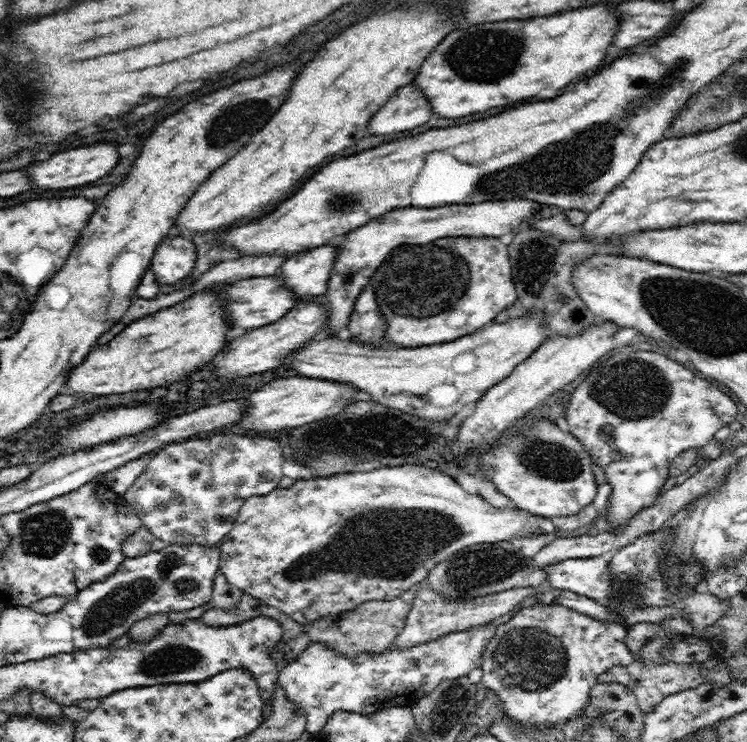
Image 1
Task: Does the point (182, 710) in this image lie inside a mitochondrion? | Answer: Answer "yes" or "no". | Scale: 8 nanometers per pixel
no

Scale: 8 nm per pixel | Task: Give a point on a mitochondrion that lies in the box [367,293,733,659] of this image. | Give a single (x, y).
(631, 390)

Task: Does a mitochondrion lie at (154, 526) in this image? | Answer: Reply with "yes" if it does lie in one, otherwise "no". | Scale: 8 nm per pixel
no

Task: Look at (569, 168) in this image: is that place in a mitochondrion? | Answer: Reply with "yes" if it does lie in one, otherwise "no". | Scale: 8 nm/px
yes

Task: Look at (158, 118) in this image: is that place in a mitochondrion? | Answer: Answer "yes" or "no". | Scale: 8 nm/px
no

